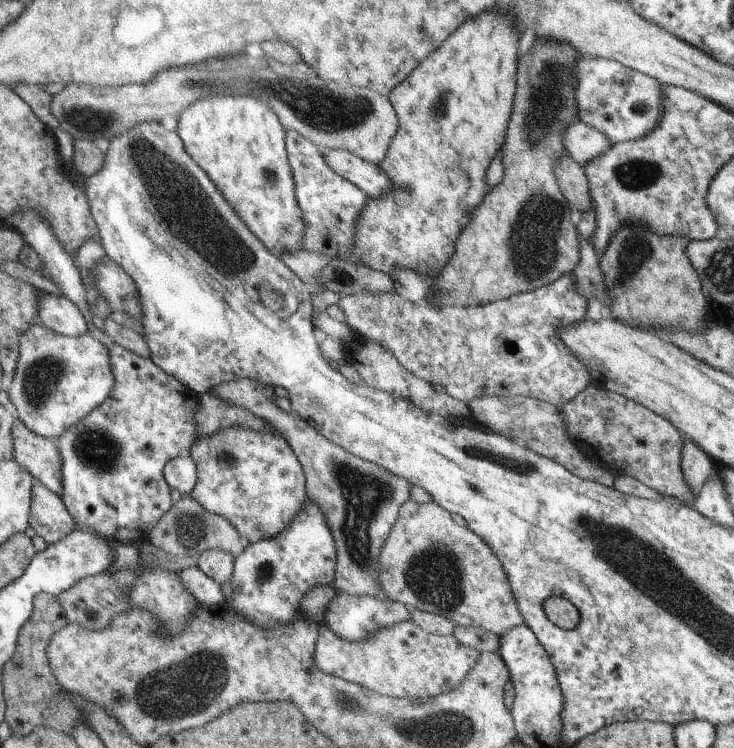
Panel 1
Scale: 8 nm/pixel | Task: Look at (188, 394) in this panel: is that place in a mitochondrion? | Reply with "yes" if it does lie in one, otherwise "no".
no

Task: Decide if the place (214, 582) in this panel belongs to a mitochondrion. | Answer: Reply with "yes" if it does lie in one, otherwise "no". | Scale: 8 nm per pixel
no

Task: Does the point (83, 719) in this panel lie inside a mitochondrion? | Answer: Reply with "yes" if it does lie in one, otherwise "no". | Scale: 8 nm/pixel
no

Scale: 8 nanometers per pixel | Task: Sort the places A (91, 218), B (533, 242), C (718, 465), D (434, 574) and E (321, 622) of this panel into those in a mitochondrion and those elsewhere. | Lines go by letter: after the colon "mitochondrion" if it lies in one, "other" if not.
A: other
B: mitochondrion
C: other
D: mitochondrion
E: other

